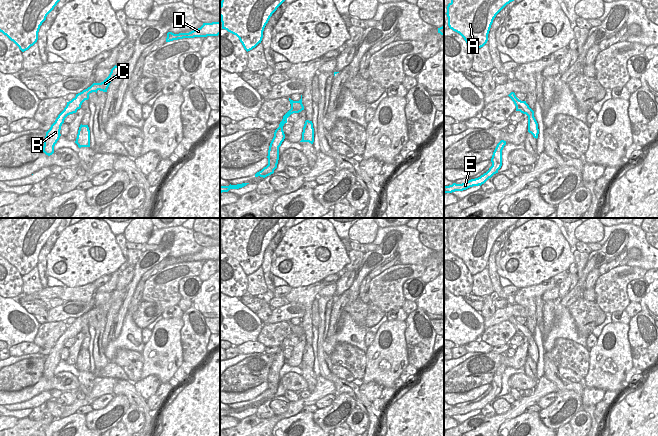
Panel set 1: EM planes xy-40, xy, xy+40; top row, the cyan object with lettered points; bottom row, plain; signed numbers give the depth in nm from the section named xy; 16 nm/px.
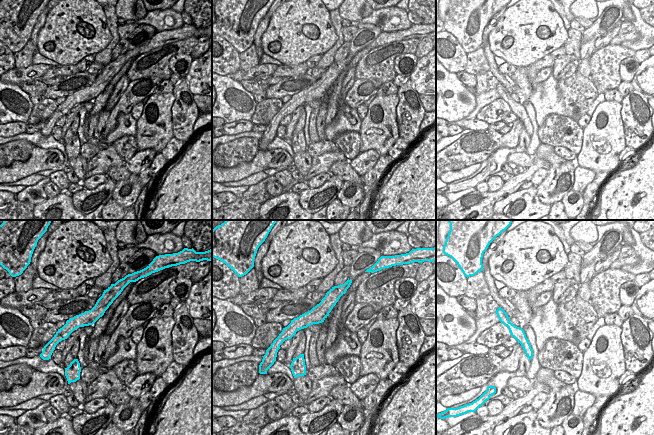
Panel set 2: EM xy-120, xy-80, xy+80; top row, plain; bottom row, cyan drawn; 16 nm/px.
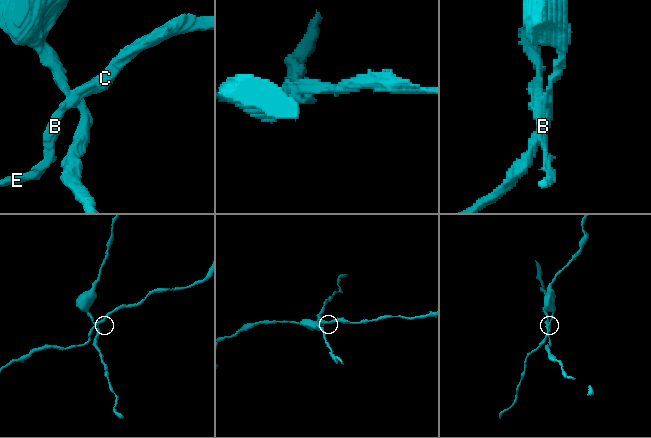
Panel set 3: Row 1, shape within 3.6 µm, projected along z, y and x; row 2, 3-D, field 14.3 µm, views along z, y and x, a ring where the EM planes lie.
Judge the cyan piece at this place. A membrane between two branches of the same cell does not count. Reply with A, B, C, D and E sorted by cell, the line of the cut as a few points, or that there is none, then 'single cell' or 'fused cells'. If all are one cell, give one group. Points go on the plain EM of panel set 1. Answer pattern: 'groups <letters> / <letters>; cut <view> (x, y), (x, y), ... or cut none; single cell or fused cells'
groups A / B C D E; cut xy (291, 328), (298, 336); fused cells

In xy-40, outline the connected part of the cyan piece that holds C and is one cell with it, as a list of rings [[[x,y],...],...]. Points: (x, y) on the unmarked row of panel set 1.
[[[126,288],[122,290],[114,290],[111,293],[109,300],[101,307],[93,307],[90,311],[76,318],[76,320],[69,326],[67,326],[64,334],[58,339],[55,346],[51,349],[50,353],[46,356],[44,363],[43,376],[50,380],[54,377],[54,370],[59,364],[61,358],[61,350],[64,347],[65,342],[73,337],[76,337],[81,332],[82,327],[89,323],[89,318],[98,314],[107,316],[107,313],[111,305],[117,300],[123,300],[126,292]]]

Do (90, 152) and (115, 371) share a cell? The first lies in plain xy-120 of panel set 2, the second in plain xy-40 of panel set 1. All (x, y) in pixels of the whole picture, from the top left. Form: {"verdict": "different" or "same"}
{"verdict": "same"}

